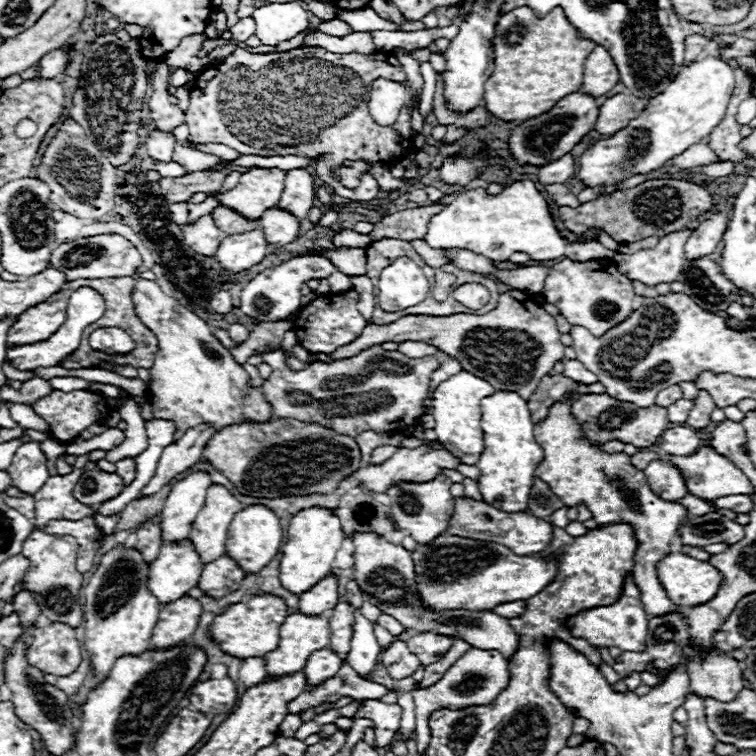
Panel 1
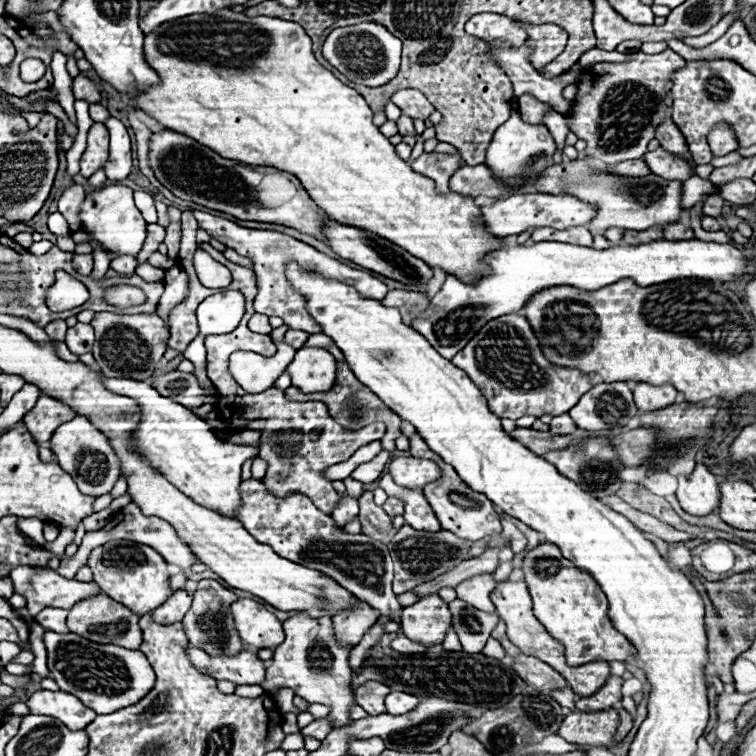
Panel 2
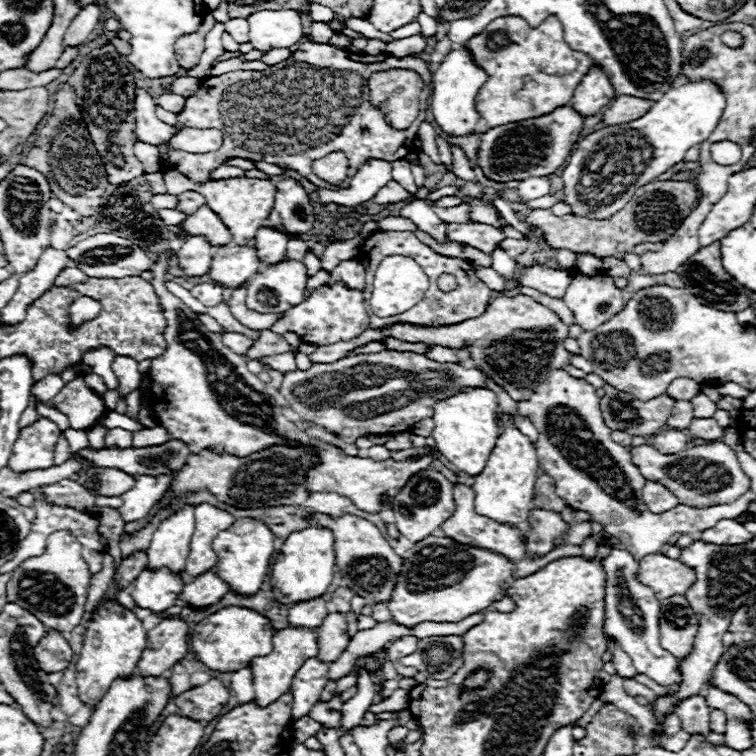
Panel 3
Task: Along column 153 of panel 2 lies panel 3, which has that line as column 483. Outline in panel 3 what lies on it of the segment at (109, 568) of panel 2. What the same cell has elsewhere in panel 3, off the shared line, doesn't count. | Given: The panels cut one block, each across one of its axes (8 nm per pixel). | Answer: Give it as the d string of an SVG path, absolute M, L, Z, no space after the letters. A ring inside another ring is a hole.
M428 536L402 556L404 570L388 602L396 624L402 626L414 626L418 622L458 622L468 614L482 612L506 596L502 584L514 574L514 562L506 556L466 546L446 536Z

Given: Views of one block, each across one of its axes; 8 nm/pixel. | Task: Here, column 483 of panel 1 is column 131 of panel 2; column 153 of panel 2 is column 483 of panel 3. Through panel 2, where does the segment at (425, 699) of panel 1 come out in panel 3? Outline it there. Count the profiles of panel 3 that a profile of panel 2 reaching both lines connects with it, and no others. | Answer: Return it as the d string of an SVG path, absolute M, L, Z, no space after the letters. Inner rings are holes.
M476 670L476 672L472 672L466 680L464 680L464 690L478 690L478 688L482 688L486 682L488 682L488 678L490 678L490 674L486 672L486 670Z

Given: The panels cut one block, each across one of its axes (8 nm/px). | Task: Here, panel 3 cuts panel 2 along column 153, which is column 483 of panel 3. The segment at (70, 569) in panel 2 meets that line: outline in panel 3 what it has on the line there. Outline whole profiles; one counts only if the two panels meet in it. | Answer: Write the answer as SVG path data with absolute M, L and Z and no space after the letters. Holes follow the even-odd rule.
M456 484L454 486L454 502L456 502L456 510L452 514L452 518L448 518L448 522L444 522L444 526L440 526L440 530L444 532L444 536L454 538L460 544L470 544L470 546L480 546L498 554L504 554L506 558L518 562L522 558L526 558L526 544L524 544L524 532L518 526L510 526L510 524L500 524L500 522L492 522L490 518L484 518L480 514L474 512L474 490L470 486L464 484Z

